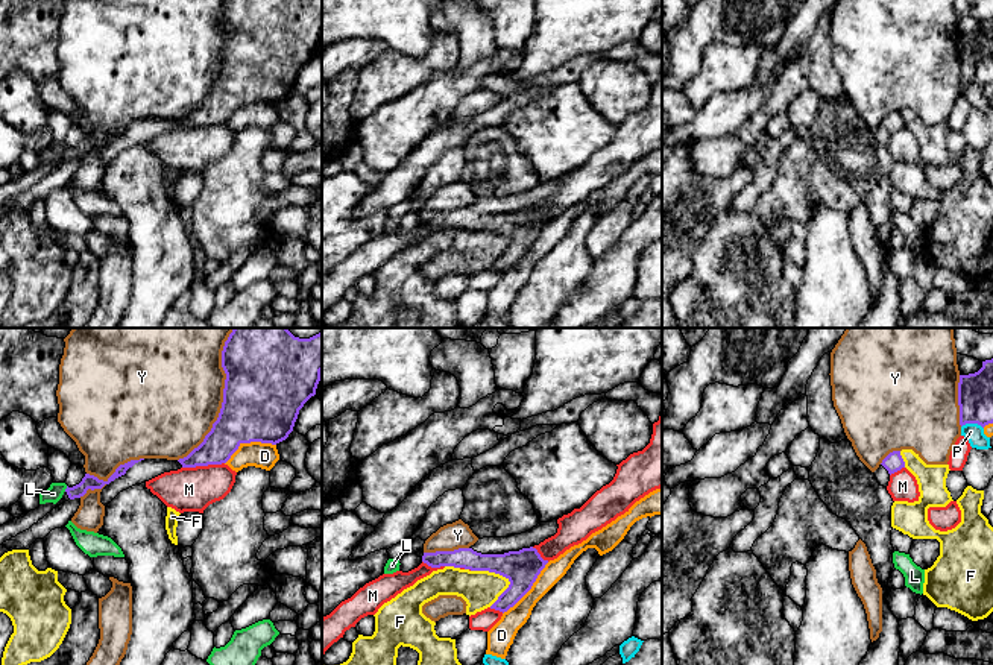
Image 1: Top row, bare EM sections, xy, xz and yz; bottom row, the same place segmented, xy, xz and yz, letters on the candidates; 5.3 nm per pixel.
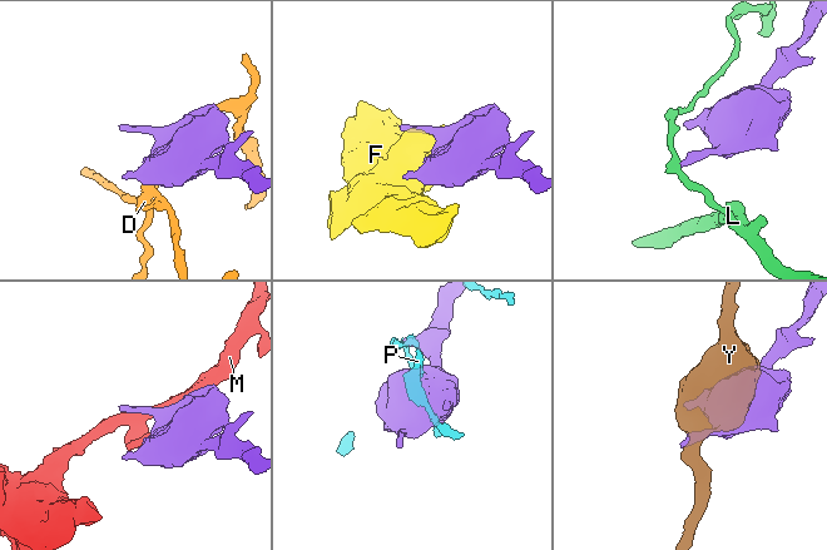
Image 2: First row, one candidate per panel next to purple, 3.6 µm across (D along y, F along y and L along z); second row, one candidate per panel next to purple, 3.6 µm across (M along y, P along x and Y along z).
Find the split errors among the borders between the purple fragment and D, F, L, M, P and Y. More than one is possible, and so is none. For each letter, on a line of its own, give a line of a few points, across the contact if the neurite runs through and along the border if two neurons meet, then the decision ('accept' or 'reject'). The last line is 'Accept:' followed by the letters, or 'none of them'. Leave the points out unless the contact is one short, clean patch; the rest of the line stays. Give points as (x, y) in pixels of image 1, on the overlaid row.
D: reject
F: reject
L: line xy (67, 486), (64, 491); reject
M: reject
P: reject
Y: reject
Accept: none of them

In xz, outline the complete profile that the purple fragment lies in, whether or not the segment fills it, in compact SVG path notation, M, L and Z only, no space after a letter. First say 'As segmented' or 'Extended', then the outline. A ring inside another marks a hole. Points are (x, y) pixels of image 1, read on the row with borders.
As segmented. M533 547L504 554L481 554L472 548L424 553L422 562L431 568L454 566L471 571L489 571L506 577L510 581L509 588L490 606L490 609L503 613L531 589L537 575L548 563Z

